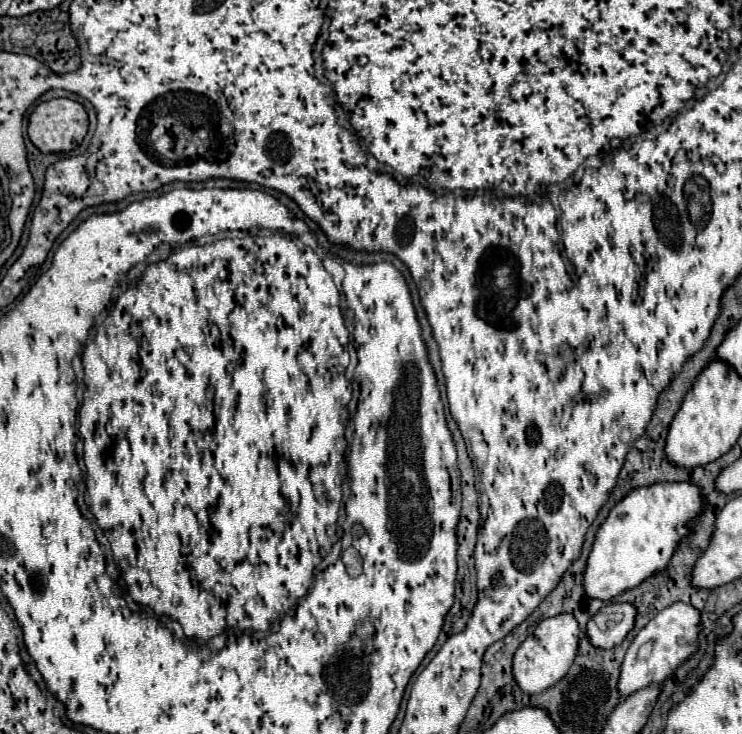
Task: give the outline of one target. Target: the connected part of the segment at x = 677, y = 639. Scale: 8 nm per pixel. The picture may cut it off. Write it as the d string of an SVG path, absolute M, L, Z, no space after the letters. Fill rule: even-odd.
M673 603L669 605L667 609L659 611L637 635L635 639L631 641L627 653L625 653L625 659L619 667L619 683L617 683L617 691L619 695L625 699L629 697L631 693L639 691L639 689L645 689L653 683L663 683L675 669L679 663L683 663L695 649L695 639L697 639L697 633L699 633L699 611L685 605L685 603ZM645 643L653 643L653 651L647 659L637 659L637 651L641 645Z

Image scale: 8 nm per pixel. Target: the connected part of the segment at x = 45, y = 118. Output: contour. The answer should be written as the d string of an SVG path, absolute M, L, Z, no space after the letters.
M59 97L59 99L43 101L33 109L33 113L29 117L27 133L29 133L31 143L41 153L61 153L61 151L75 149L87 135L87 127L89 127L89 119L87 119L85 107L73 99Z

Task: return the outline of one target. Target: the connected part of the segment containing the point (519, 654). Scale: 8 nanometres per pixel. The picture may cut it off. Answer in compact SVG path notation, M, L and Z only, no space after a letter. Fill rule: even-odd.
M563 613L557 617L543 619L535 627L533 637L527 637L513 655L513 677L519 689L527 695L535 695L543 693L559 679L563 679L577 655L577 643L579 643L579 627L573 615Z

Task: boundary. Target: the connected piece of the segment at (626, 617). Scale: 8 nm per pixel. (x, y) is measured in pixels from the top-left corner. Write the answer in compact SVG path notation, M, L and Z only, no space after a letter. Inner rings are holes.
M609 603L587 623L587 637L597 649L619 645L633 629L635 607L629 603Z

